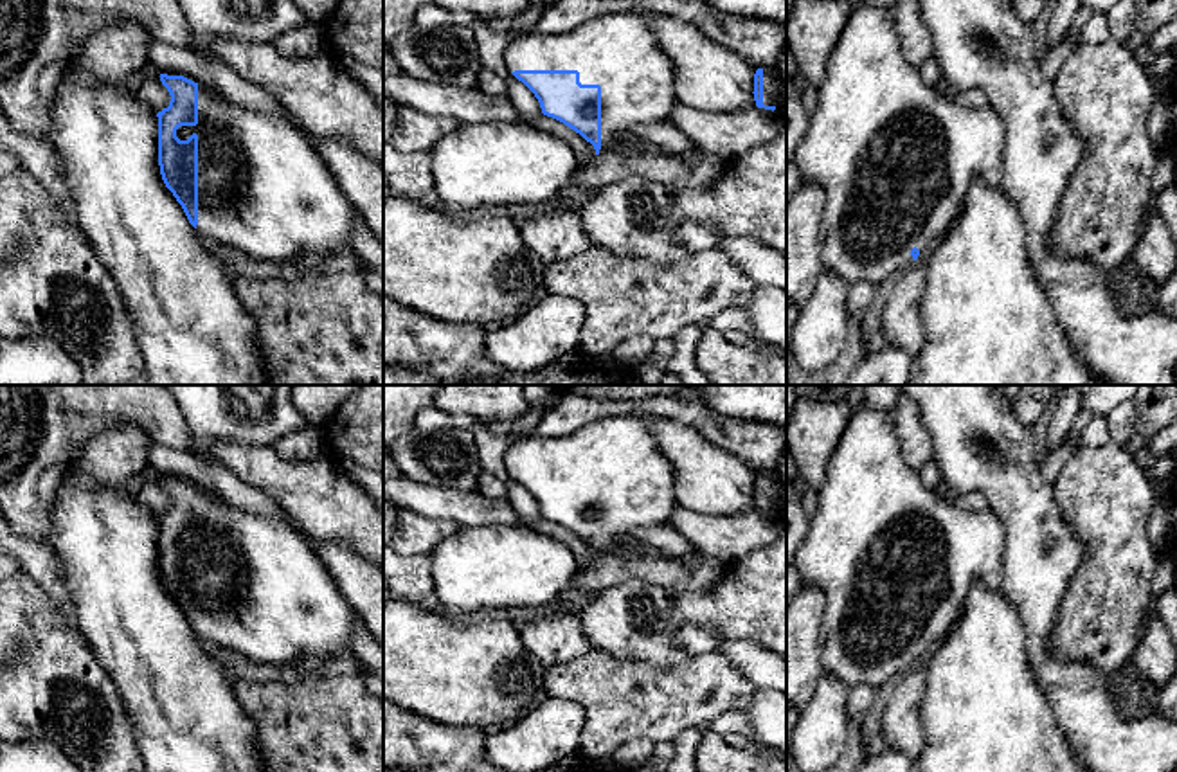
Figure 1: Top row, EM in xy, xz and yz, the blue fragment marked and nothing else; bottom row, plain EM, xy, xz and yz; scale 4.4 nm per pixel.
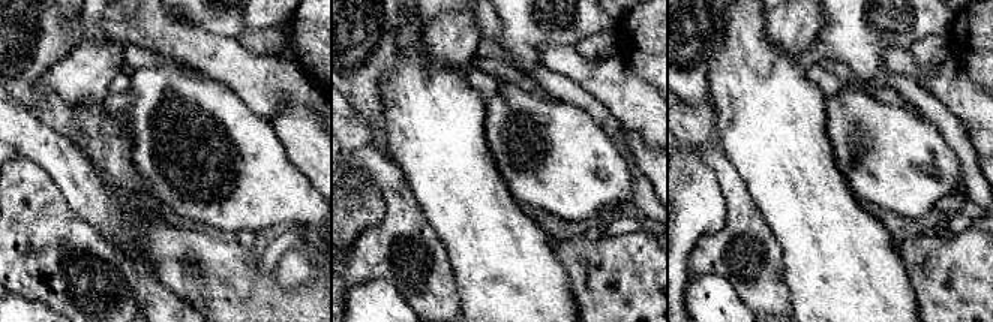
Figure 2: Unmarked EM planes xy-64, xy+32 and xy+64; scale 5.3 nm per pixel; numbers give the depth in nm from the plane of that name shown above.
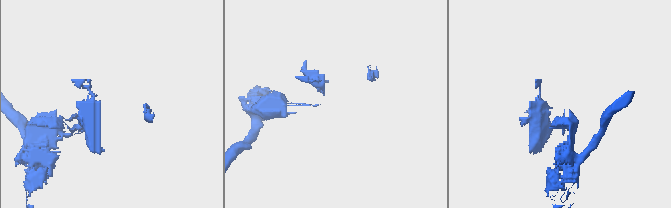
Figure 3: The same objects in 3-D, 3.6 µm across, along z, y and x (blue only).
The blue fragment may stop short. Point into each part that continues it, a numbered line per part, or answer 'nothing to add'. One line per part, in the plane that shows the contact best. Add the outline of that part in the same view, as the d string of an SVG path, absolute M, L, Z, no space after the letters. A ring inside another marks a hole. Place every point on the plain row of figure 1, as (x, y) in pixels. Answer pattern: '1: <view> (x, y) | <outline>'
1: xy (263, 592) | M198 489L198 527L180 529L176 540L187 543L198 538L198 641L230 650L257 664L297 666L317 657L329 659L351 653L356 615L338 590L311 543L284 518L252 513Z

